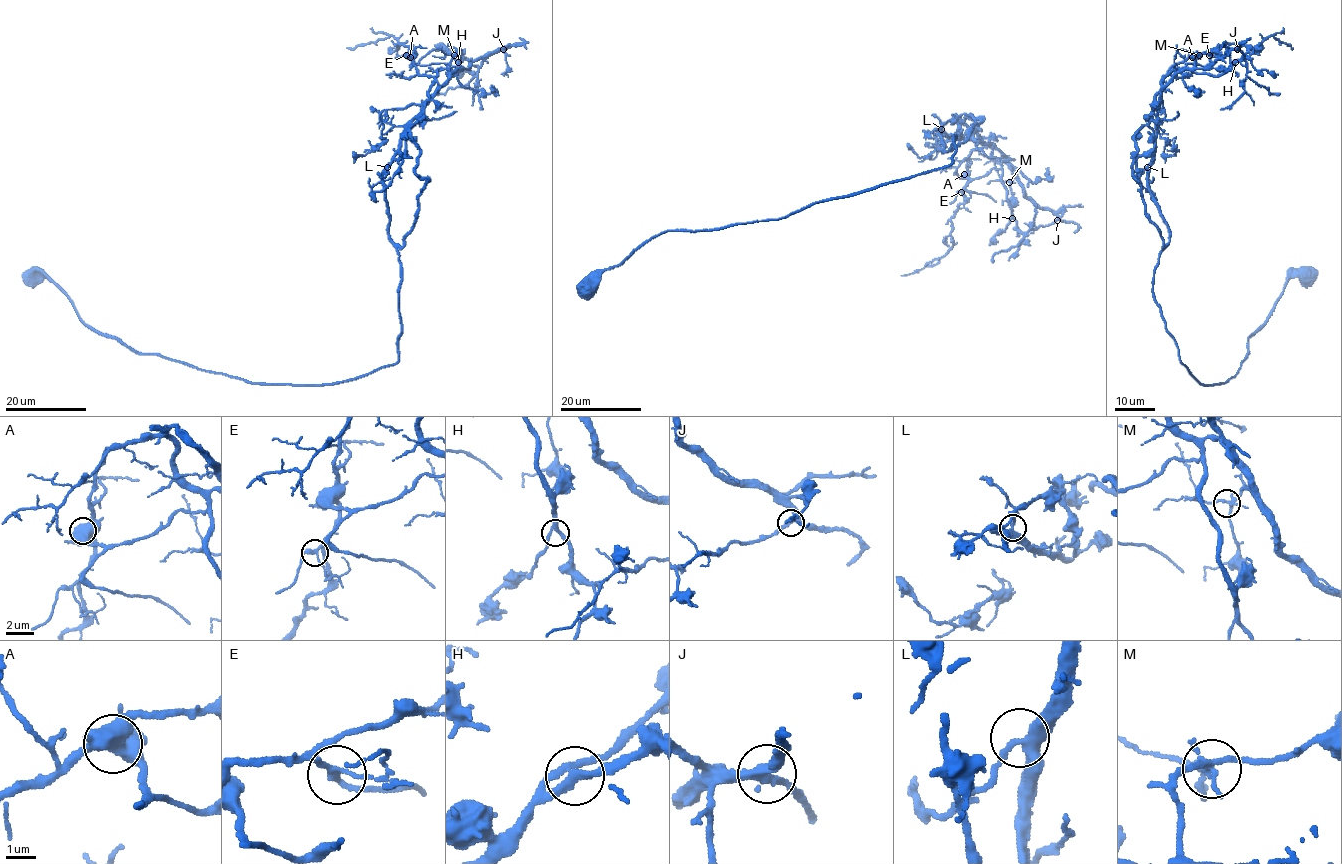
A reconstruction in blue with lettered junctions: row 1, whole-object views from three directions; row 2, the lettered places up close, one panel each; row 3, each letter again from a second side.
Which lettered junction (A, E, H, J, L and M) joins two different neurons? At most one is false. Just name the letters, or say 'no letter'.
no letter

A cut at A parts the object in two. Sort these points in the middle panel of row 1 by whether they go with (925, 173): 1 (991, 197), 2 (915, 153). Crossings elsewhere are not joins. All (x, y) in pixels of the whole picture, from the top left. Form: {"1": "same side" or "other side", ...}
{"1": "other side", "2": "other side"}

